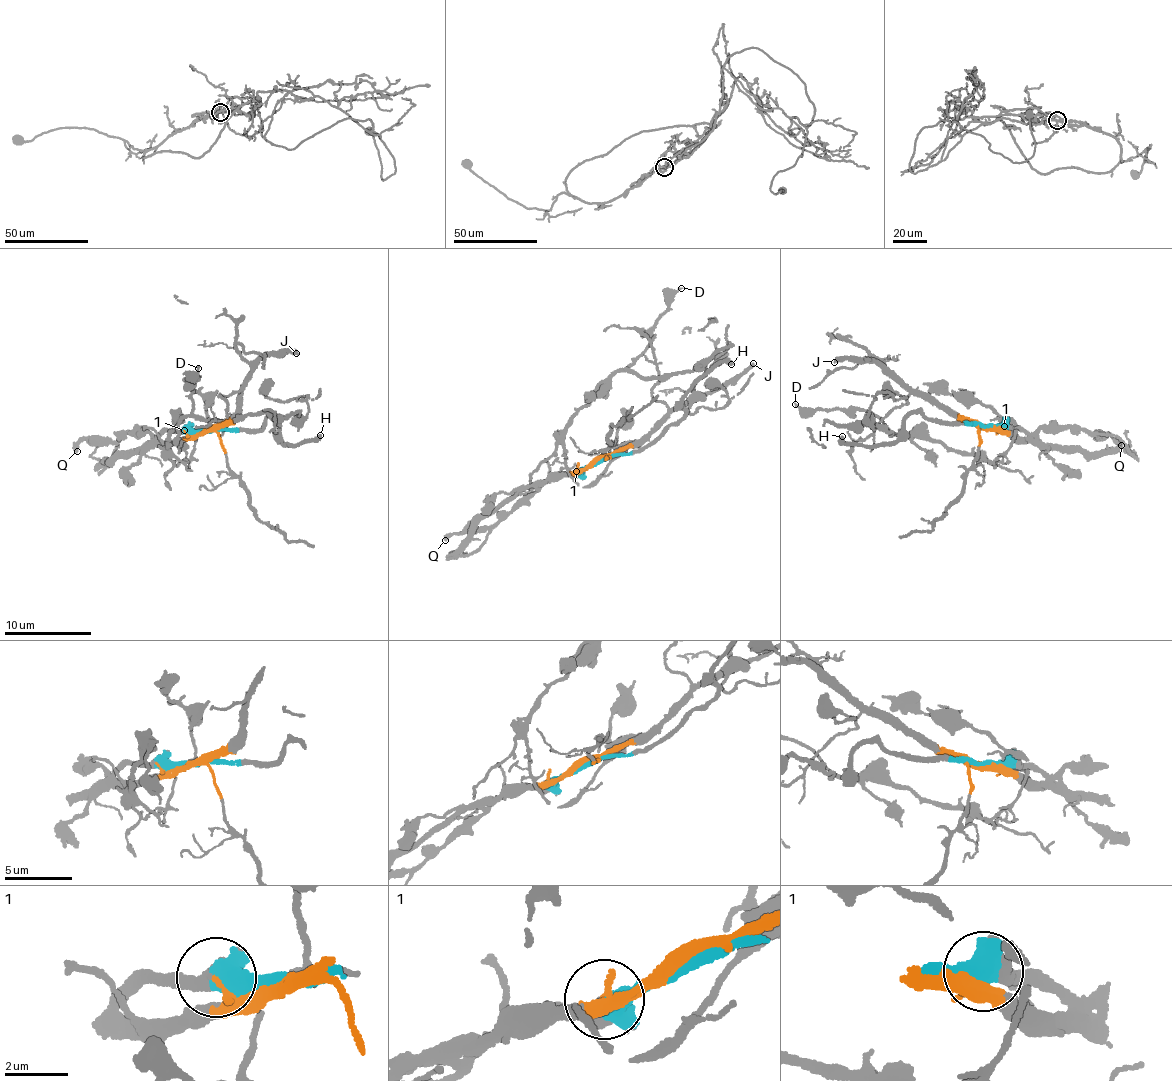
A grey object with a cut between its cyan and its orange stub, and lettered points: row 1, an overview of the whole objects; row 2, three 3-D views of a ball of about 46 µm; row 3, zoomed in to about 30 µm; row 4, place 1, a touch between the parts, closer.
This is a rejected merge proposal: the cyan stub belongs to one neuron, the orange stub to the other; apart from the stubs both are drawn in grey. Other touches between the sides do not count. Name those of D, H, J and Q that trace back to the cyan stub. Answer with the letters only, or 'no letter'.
H, Q

